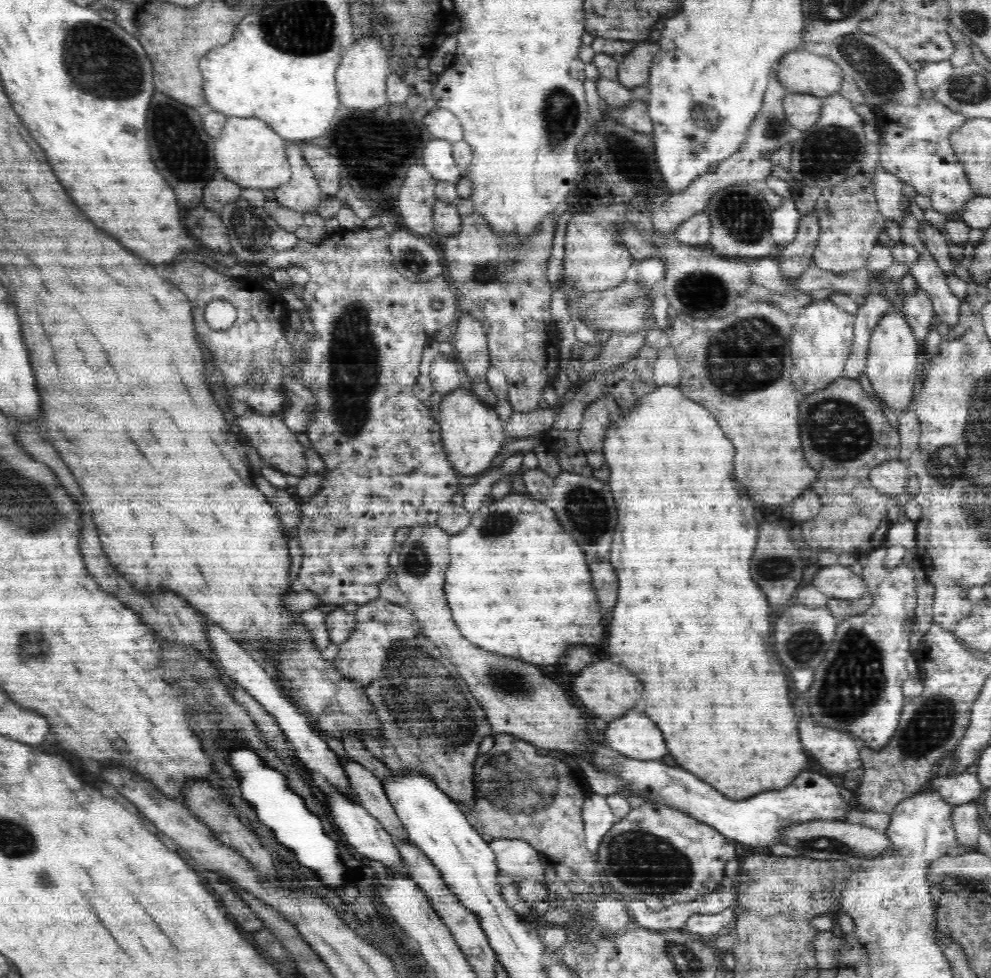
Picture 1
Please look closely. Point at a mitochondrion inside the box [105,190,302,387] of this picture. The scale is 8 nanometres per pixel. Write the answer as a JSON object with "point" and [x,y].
{"point":[252,231]}

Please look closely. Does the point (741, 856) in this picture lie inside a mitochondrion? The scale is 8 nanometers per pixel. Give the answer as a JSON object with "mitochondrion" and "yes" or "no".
{"mitochondrion":"no"}

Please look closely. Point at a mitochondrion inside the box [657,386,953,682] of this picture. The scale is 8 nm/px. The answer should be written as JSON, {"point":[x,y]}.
{"point":[837,430]}

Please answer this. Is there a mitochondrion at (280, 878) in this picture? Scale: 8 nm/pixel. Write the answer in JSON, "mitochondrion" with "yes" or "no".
{"mitochondrion":"no"}

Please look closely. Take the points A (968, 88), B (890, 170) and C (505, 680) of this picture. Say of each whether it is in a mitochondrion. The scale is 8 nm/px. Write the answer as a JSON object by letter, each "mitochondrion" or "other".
{"A":"mitochondrion","B":"other","C":"mitochondrion"}

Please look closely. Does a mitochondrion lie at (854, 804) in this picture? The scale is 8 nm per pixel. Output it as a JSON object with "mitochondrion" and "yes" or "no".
{"mitochondrion":"no"}

